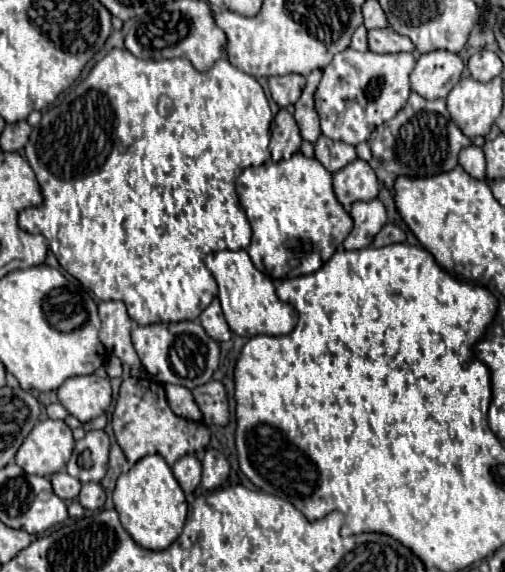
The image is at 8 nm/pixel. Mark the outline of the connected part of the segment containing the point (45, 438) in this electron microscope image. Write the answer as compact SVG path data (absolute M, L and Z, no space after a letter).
M44 420L34 426L16 454L16 464L38 476L52 476L60 472L74 450L72 430L64 420Z

